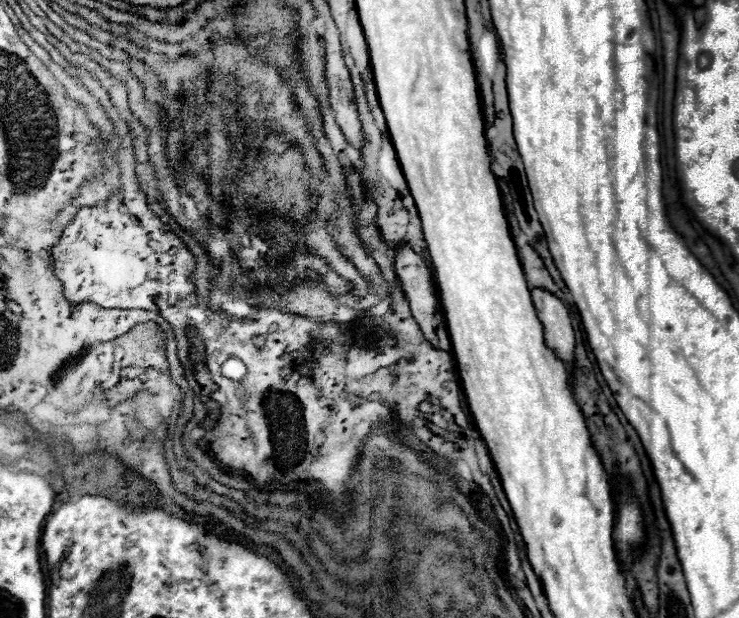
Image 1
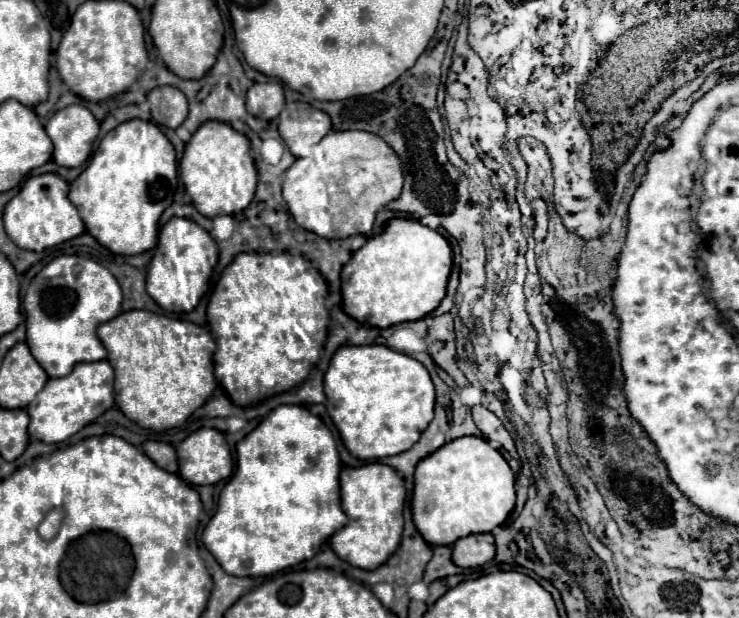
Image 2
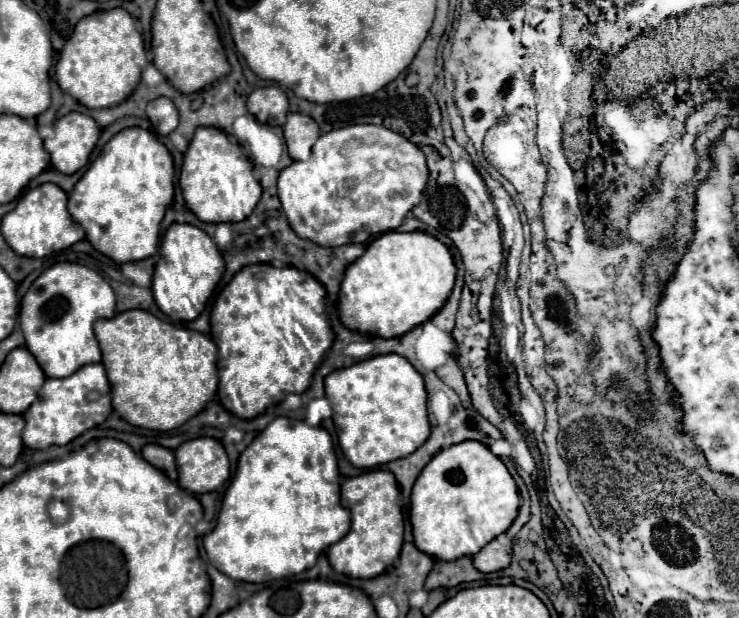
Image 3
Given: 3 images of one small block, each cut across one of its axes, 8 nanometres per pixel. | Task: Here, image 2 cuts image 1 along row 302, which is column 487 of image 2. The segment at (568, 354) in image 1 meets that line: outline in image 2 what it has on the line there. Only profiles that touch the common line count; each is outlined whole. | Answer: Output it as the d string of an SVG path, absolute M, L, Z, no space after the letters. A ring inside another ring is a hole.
M472 534L460 538L452 546L452 560L462 568L476 568L488 564L496 554L492 534Z

